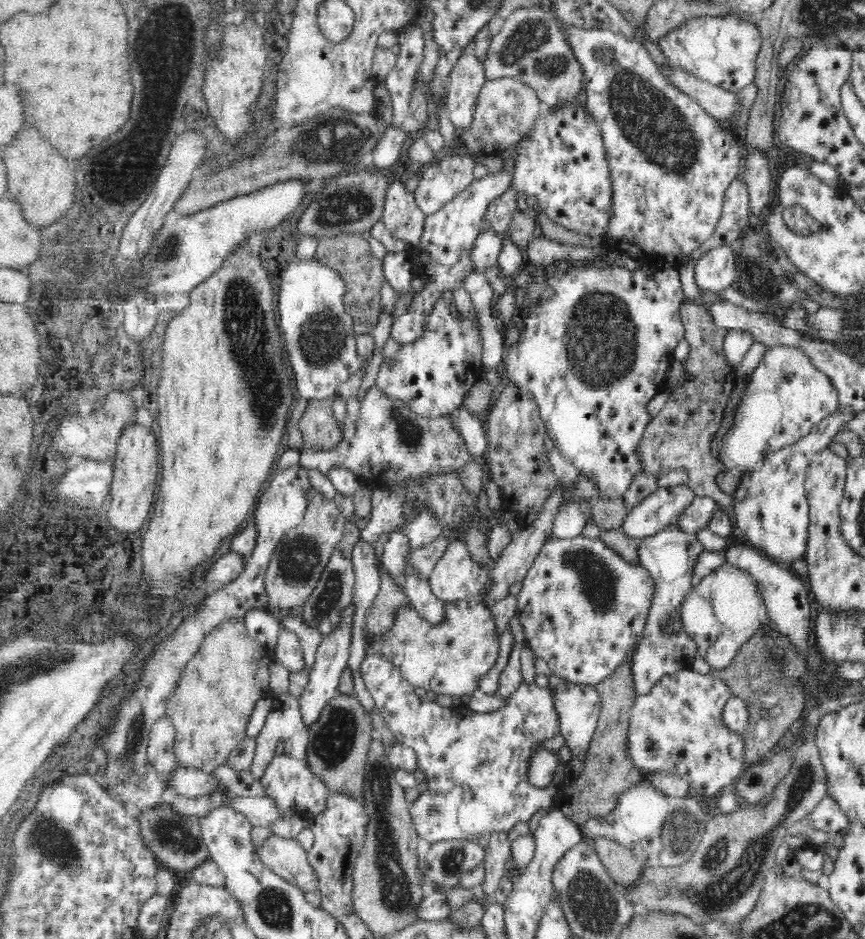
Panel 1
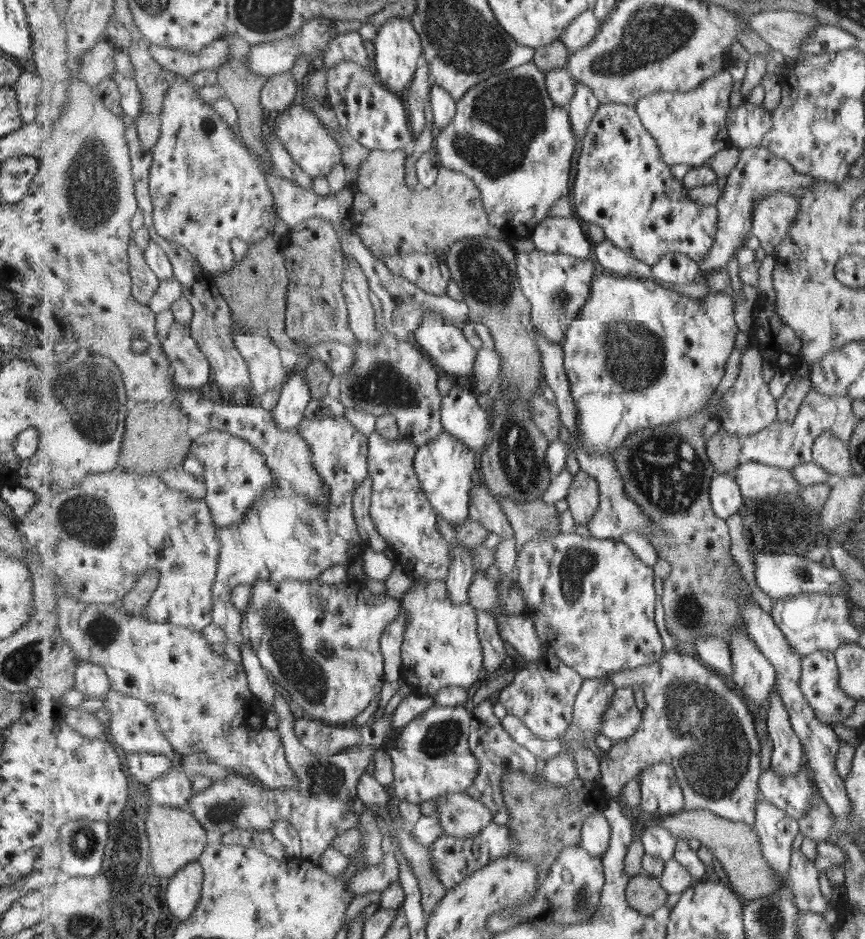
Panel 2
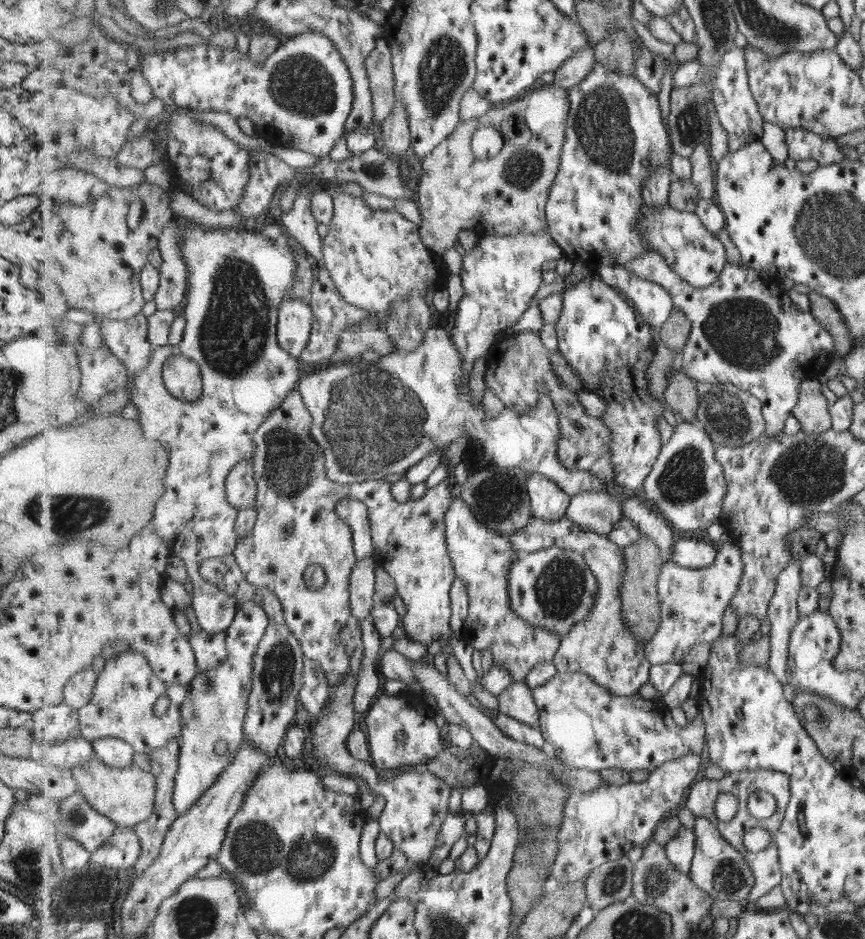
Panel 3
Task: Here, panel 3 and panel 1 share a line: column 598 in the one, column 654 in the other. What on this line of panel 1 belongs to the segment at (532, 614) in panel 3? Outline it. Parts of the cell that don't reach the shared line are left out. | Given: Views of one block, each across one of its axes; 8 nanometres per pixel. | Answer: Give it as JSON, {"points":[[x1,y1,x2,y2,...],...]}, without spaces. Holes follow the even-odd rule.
{"points":[[554,536,543,544,529,568,516,596,515,614,525,632,527,650,544,659,552,673,574,684,595,686,610,676,640,642,655,592,656,583,642,564,622,558,600,538]]}

